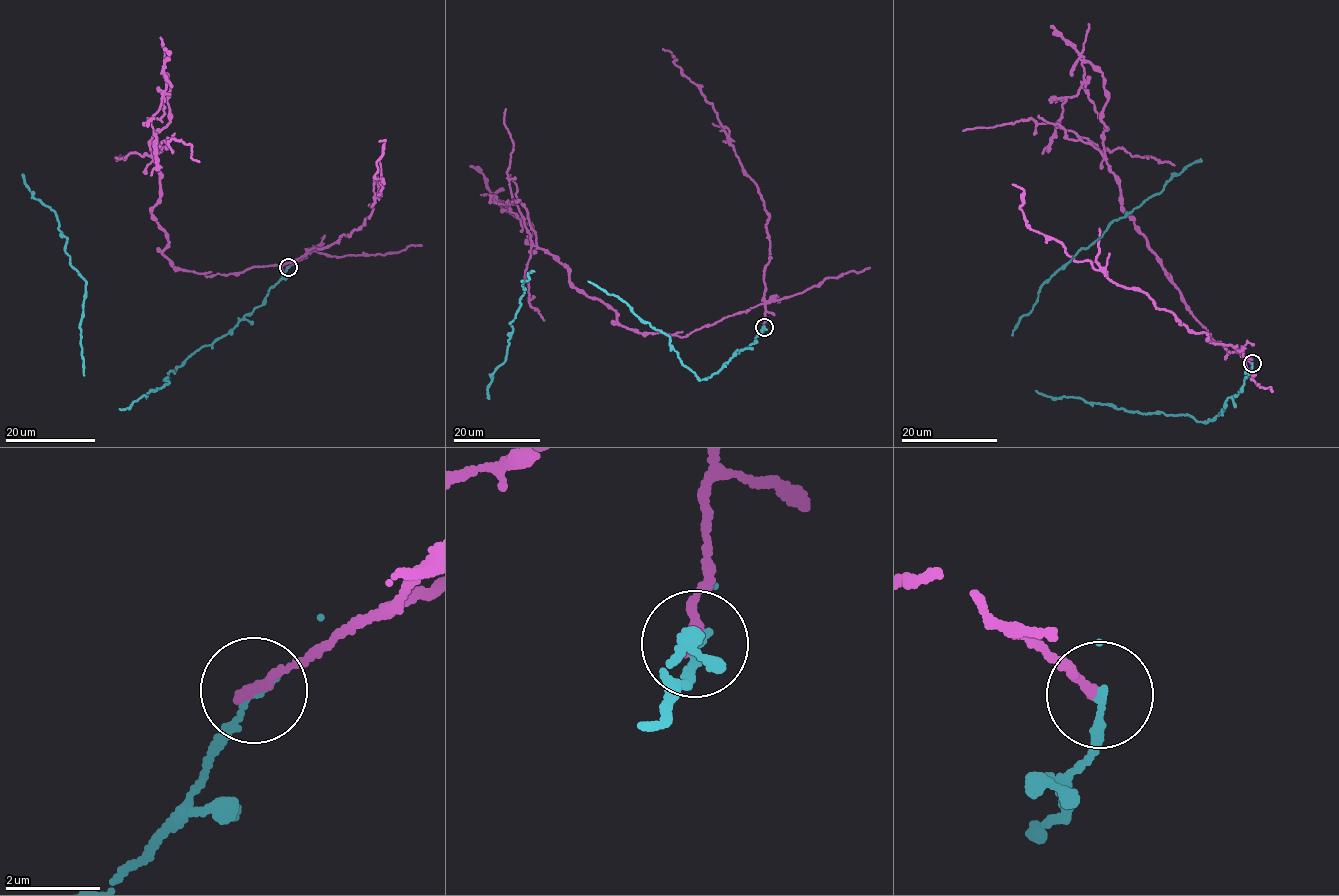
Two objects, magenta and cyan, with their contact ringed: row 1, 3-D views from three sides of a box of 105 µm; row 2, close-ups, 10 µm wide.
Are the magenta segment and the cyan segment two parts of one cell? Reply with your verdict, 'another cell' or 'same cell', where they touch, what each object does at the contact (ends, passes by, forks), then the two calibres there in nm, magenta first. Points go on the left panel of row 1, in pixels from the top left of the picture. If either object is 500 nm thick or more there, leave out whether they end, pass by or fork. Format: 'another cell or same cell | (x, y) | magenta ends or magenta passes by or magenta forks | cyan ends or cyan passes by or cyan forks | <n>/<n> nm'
another cell | (288, 267) | magenta ends | cyan ends | 240/190 nm

